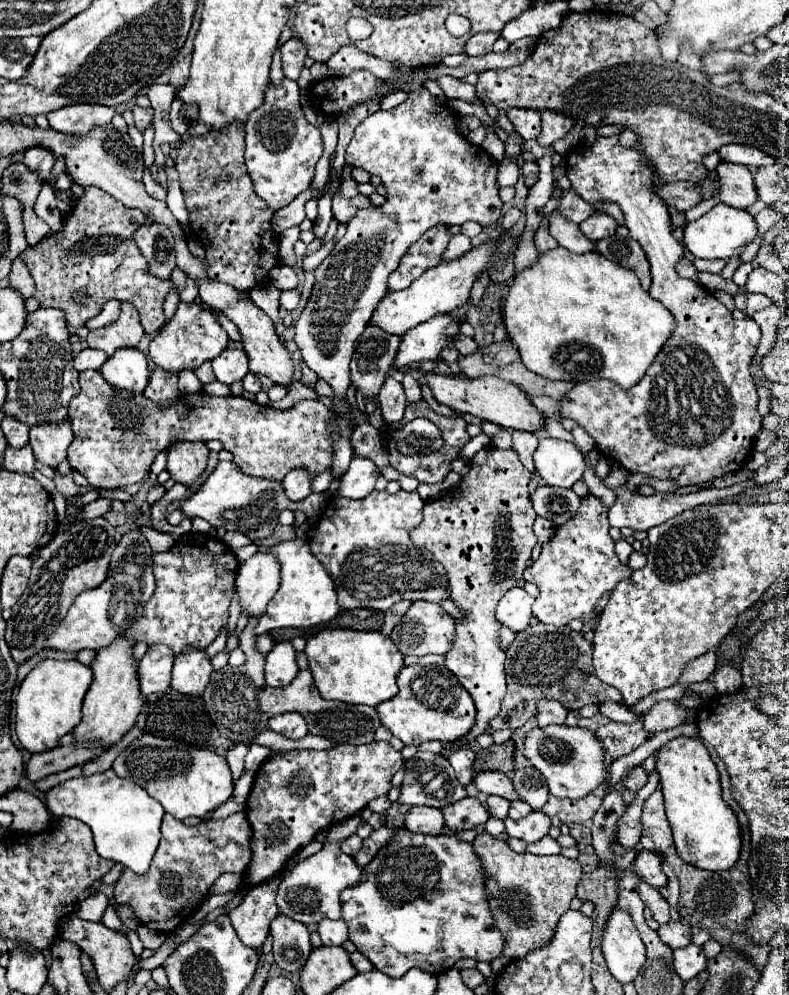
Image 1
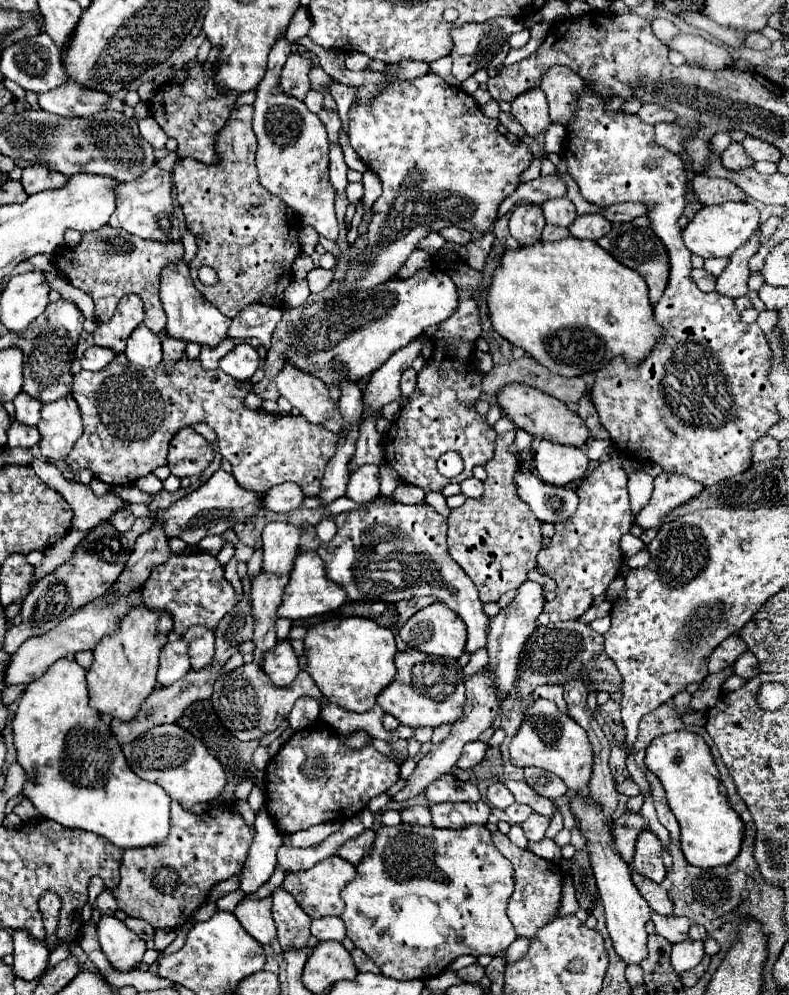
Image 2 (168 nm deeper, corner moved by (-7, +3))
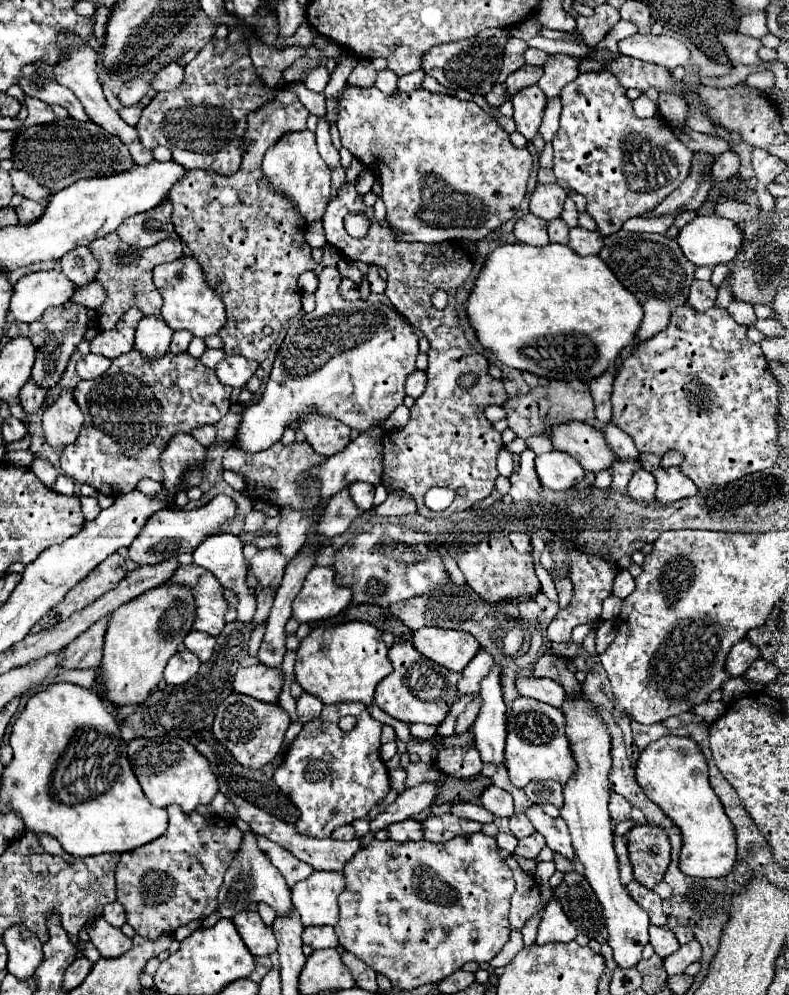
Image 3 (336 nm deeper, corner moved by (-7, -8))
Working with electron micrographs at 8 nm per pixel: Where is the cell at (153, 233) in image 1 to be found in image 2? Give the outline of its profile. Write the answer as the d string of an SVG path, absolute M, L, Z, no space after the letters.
M152 165L142 177L130 183L122 183L116 187L116 211L110 217L112 227L122 227L124 231L138 235L142 239L154 239L154 241L180 241L180 217L178 209L172 205L170 199L170 173L160 169L158 165Z

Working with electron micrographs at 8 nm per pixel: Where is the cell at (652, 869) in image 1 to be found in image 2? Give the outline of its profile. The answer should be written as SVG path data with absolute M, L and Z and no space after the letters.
M642 831L636 841L636 855L632 861L632 871L652 879L654 883L662 883L666 877L666 869L662 863L662 845L652 831Z

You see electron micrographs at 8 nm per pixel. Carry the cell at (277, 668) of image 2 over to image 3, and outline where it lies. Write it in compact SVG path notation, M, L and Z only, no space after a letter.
M256 664L250 668L238 668L232 692L244 694L262 702L276 702L282 692L284 674L280 668L266 668L264 664Z

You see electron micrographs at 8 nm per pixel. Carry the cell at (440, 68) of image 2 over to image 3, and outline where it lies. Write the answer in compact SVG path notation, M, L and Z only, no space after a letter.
M420 69L418 71L412 72L412 74L399 77L398 90L402 90L402 92L416 90L416 88L421 85L425 75L425 72Z

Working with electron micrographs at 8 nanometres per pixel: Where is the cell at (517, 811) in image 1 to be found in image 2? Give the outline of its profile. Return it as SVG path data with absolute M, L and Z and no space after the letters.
M512 803L508 809L506 809L506 815L508 815L508 821L510 823L522 823L530 817L532 809L528 805L522 805L522 803Z

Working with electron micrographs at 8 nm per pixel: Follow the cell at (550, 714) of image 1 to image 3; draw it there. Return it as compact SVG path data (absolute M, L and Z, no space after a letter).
M518 676L516 678L516 690L520 692L520 696L526 698L534 698L540 702L546 702L550 706L560 708L564 702L564 688L560 688L560 684L556 684L552 678L526 678L526 676Z

